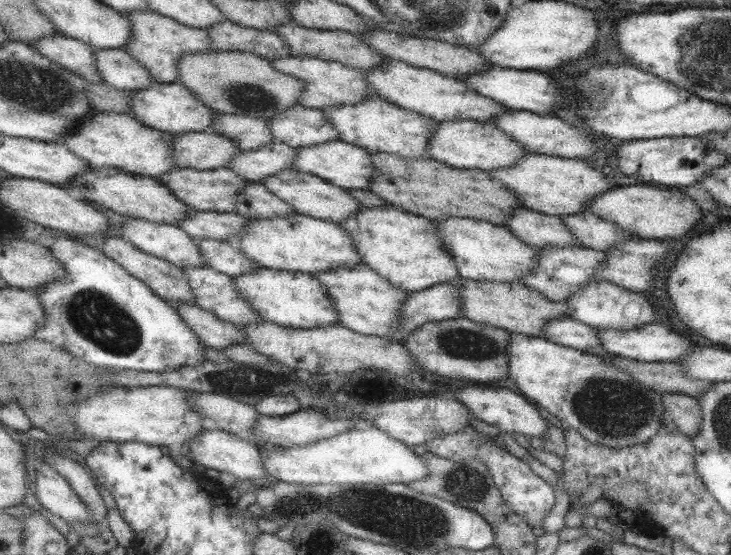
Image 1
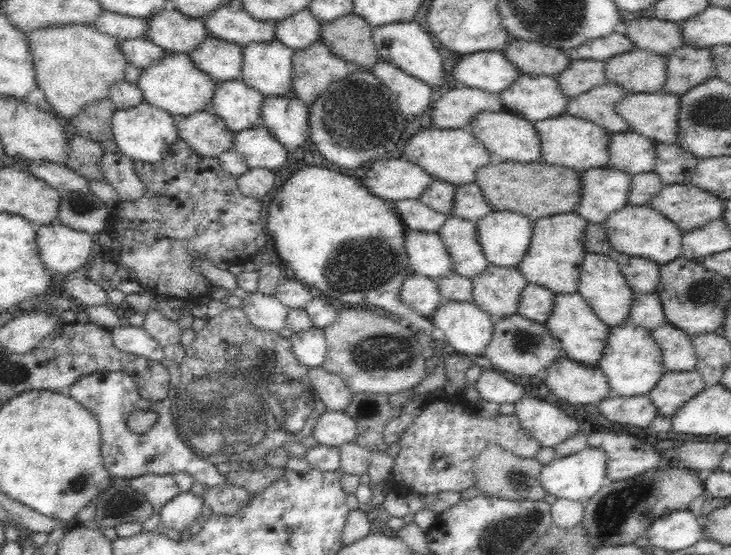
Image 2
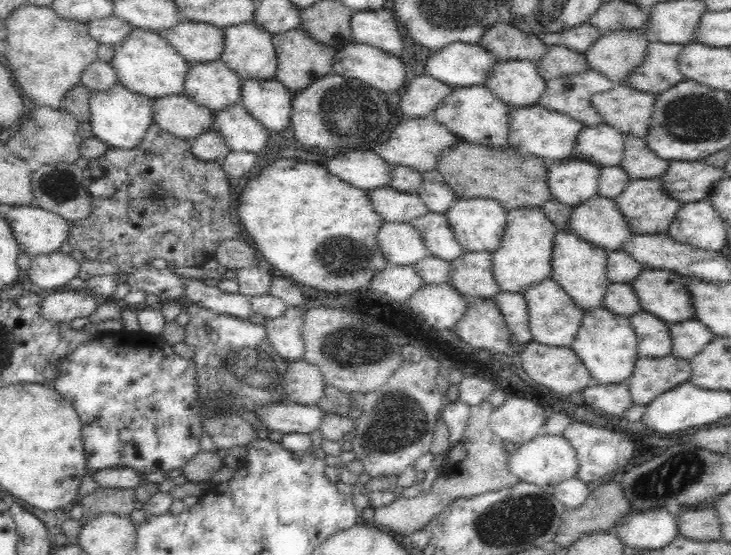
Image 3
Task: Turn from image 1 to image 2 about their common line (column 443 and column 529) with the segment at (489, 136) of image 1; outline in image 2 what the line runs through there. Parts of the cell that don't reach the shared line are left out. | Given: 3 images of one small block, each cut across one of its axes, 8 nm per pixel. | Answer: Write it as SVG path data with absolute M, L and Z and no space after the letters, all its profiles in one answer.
M502 110L502 112L482 112L480 116L476 116L468 124L468 130L486 146L486 150L496 158L496 162L534 164L534 162L540 162L540 158L542 158L538 130L534 128L534 122L530 122L528 118L510 114L506 110Z

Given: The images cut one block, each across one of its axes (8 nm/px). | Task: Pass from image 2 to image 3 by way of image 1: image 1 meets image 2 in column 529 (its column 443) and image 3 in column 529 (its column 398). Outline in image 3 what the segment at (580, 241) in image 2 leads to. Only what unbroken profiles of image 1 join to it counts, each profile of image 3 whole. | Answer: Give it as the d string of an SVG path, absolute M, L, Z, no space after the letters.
M514 208L506 212L506 230L500 248L492 254L492 274L500 292L524 294L540 280L552 278L554 238L560 232L540 208Z

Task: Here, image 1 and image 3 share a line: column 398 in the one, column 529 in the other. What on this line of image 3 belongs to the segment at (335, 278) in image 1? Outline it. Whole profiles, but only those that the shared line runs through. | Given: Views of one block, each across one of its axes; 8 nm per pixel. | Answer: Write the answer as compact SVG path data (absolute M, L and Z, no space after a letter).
M552 278L540 280L538 284L534 284L524 292L524 300L528 304L528 326L532 332L532 342L554 346L554 348L570 348L580 328L584 310L572 302L572 298L560 288L560 284Z

